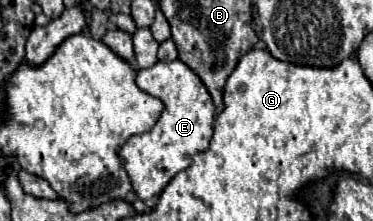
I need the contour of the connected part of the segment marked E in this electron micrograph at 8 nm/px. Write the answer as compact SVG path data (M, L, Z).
M180 59L170 63L158 61L148 69L140 69L136 73L136 85L144 93L164 103L164 111L158 123L148 133L130 137L126 145L120 149L120 159L130 177L132 191L138 195L138 199L150 201L168 185L168 181L176 173L192 165L194 155L208 149L216 109L200 77L192 73L192 69L184 65Z

